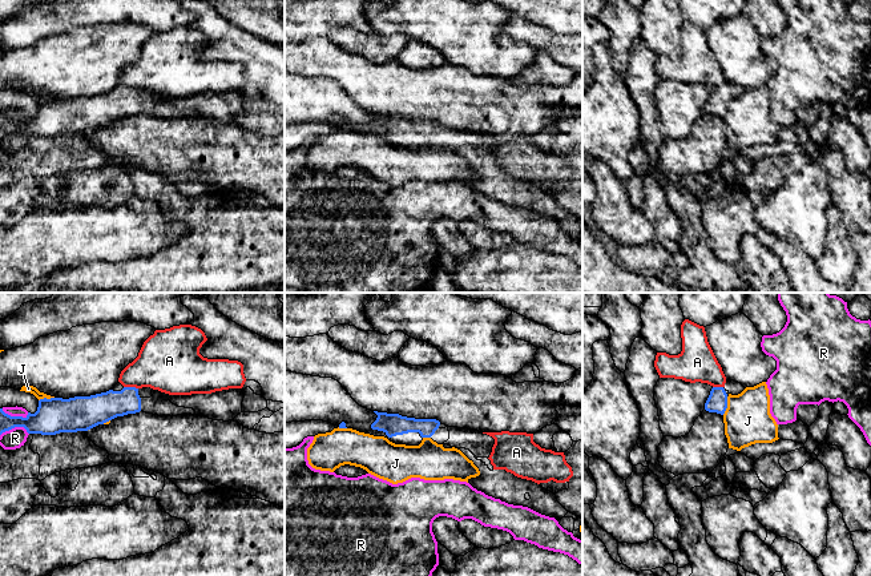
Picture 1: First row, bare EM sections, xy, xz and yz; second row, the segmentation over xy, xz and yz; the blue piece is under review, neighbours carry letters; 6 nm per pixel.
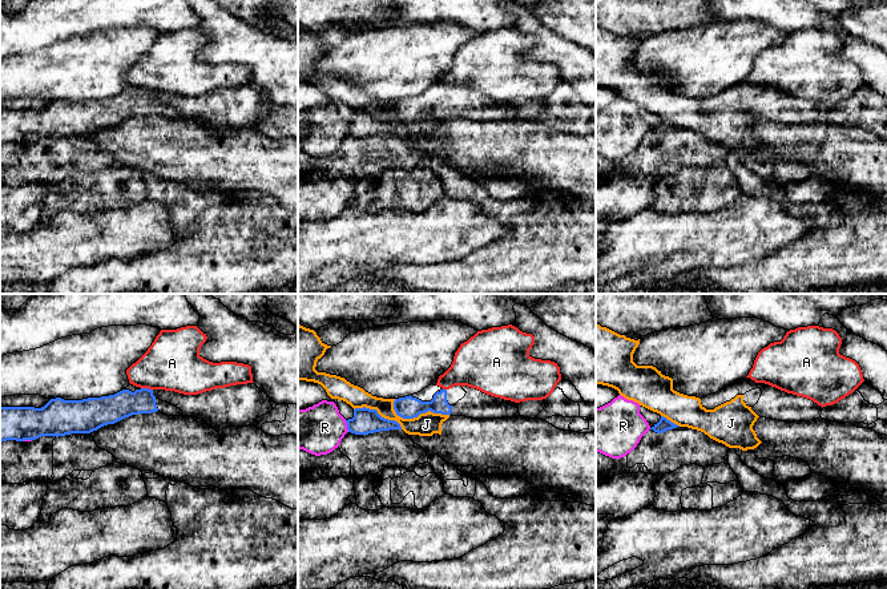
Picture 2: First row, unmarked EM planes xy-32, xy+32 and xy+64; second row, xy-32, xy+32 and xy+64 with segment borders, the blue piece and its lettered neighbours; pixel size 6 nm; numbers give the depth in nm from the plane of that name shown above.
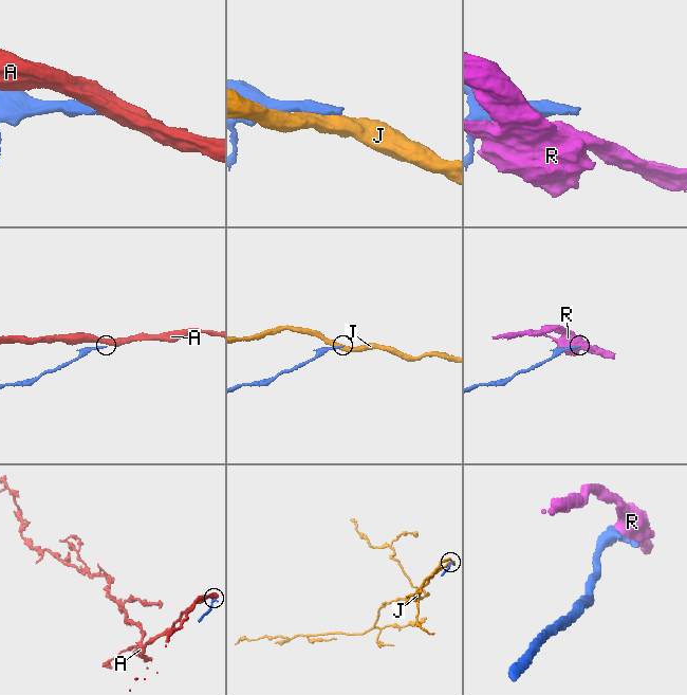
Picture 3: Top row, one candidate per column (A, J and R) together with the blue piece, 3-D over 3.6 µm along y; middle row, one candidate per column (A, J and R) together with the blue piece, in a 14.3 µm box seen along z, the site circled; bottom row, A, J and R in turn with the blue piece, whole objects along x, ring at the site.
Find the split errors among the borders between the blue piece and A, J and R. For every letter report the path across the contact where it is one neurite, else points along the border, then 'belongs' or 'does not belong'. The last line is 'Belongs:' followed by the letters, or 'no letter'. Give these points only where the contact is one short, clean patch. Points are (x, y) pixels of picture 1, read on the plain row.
A: border xy (124, 88), (134, 88), (137, 91); does not belong
J: does not belong
R: does not belong
Belongs: no letter

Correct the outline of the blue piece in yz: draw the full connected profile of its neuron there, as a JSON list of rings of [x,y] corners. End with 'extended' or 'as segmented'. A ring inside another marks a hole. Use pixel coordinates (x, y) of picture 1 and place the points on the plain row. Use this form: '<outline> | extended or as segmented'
[[[713,89],[705,105],[705,112],[723,117],[727,110],[727,96],[723,89]]] | as segmented

